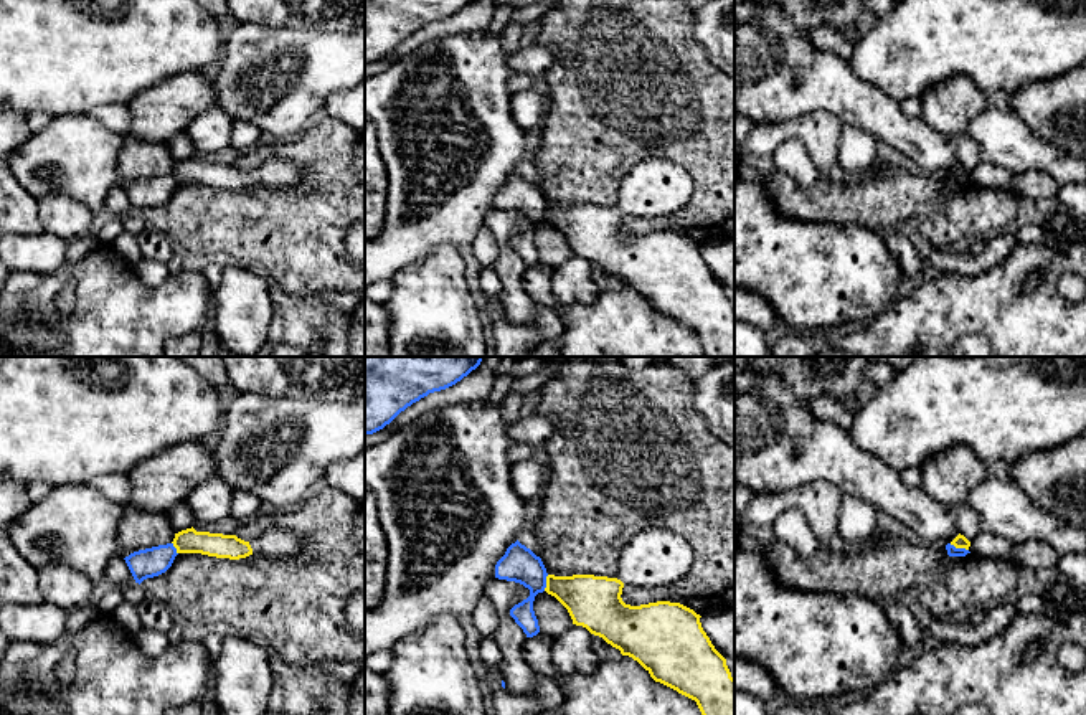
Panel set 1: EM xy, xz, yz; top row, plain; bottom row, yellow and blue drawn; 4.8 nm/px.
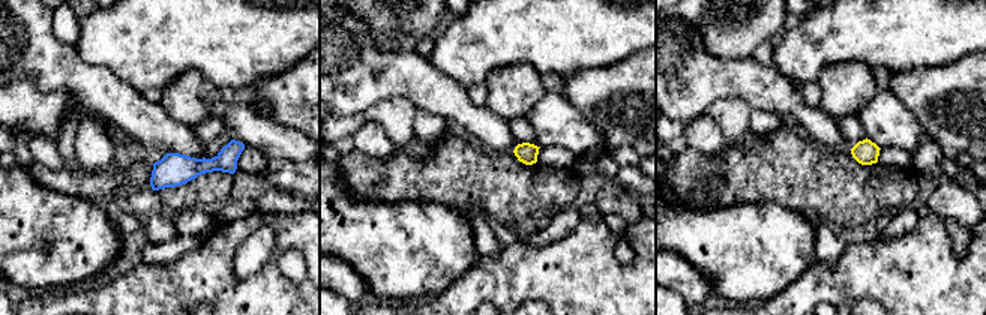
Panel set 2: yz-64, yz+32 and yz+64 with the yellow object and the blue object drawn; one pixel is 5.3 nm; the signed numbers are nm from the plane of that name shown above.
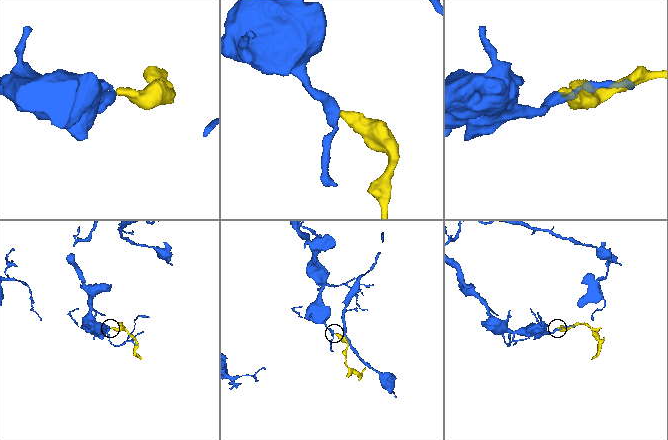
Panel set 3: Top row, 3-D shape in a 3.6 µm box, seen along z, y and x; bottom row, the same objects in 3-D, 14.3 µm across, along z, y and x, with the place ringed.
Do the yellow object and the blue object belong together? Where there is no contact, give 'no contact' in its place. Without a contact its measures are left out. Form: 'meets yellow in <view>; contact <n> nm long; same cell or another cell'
meets yellow in yz; contact 100 nm long; another cell

